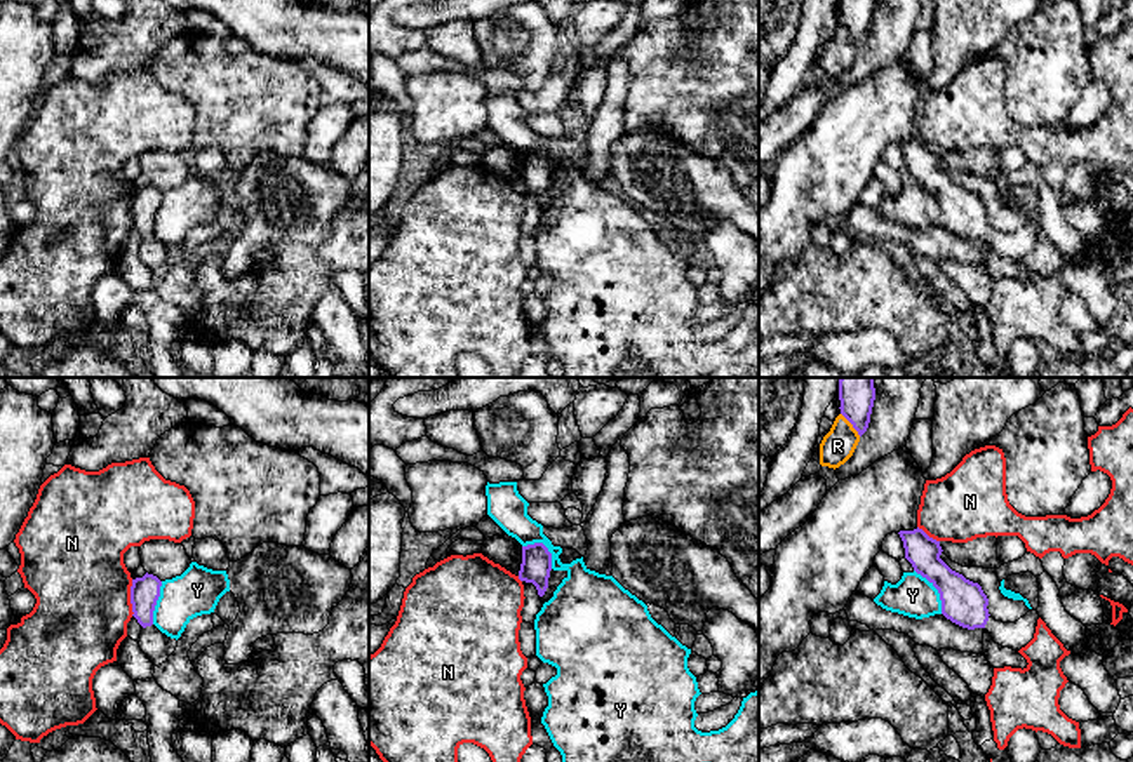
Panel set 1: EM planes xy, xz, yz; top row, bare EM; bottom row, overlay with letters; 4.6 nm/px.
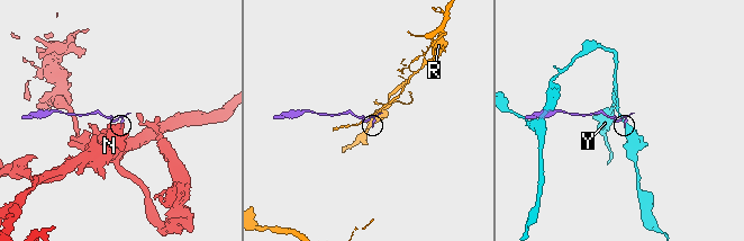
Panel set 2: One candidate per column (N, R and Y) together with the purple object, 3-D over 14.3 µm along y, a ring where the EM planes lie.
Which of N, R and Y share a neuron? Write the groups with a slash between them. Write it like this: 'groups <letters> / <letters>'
groups N / R / Y

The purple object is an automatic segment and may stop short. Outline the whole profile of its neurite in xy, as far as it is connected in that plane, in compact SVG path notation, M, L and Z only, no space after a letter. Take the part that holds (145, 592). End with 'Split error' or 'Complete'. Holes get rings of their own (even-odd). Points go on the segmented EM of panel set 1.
M148 572L143 578L132 579L131 586L131 604L134 612L132 616L143 628L153 625L153 611L160 597L160 586L162 581Z. Complete

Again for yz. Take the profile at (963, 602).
M922 529L898 532L905 558L914 571L926 578L940 593L942 614L952 623L975 630L983 628L992 640L1002 647L1020 651L1036 633L1039 614L1030 609L1015 623L996 621L989 614L989 598L978 583L952 571L942 558L940 541L929 538Z. Split error

